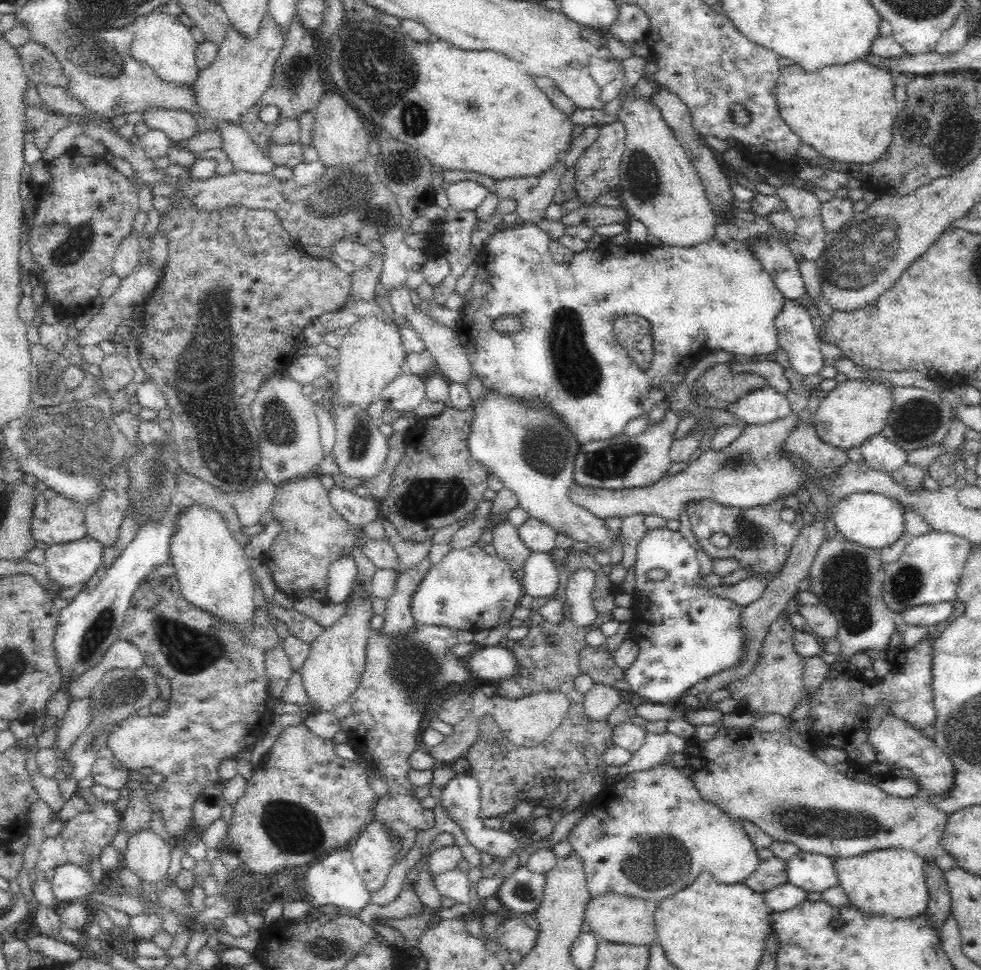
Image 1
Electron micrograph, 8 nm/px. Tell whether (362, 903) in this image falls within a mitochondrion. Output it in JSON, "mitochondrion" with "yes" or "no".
{"mitochondrion":"no"}

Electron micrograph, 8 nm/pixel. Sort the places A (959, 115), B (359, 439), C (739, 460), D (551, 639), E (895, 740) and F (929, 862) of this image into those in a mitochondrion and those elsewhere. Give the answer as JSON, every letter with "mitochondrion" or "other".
{"A":"mitochondrion","B":"mitochondrion","C":"mitochondrion","D":"mitochondrion","E":"other","F":"other"}

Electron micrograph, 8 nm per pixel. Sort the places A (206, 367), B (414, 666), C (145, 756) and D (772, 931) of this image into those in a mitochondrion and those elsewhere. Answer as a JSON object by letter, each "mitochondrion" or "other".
{"A":"mitochondrion","B":"mitochondrion","C":"other","D":"other"}

